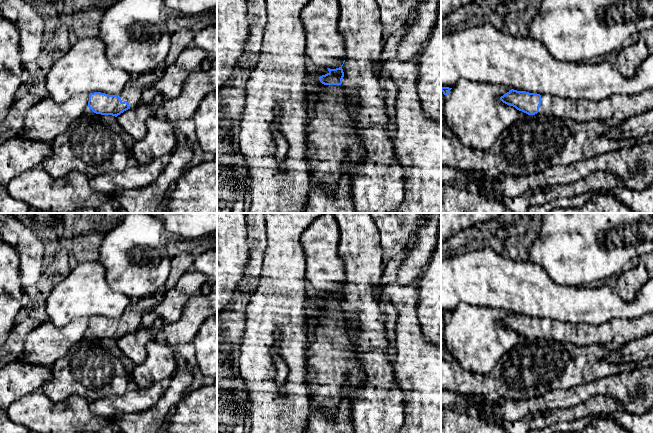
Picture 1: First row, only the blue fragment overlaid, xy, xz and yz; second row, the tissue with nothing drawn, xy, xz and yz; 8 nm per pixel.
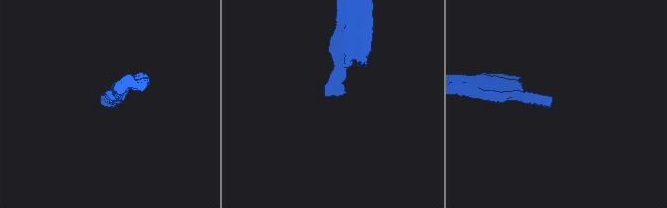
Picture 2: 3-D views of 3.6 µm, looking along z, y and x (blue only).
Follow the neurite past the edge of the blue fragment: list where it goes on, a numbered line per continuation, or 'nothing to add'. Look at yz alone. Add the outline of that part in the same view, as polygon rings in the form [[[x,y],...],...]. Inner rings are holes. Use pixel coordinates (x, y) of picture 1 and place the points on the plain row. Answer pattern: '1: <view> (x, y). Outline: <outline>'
1: yz (614, 333). Outline: [[[653,312],[632,319],[612,318],[599,325],[541,319],[539,336],[547,340],[582,346],[598,344],[621,347],[653,333]]]

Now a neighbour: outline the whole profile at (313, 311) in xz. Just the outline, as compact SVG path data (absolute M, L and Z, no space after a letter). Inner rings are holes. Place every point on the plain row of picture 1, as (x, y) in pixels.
M307 284L305 289L305 330L308 342L314 339L314 329L318 326L319 319L324 315L325 309L320 306L319 302L327 297L329 297L327 292Z

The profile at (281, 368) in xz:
M276 330L275 331L275 338L276 338L276 343L274 346L274 349L272 351L272 355L274 358L274 364L275 364L275 381L276 384L278 385L280 389L280 394L284 393L284 384L287 380L288 376L288 368L285 362L281 359L281 357L278 354L278 344L279 344L279 338L280 338L280 331Z

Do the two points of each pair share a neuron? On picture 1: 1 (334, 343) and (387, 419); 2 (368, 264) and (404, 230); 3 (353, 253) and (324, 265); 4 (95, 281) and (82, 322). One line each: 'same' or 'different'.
1: different
2: different
3: different
4: different

